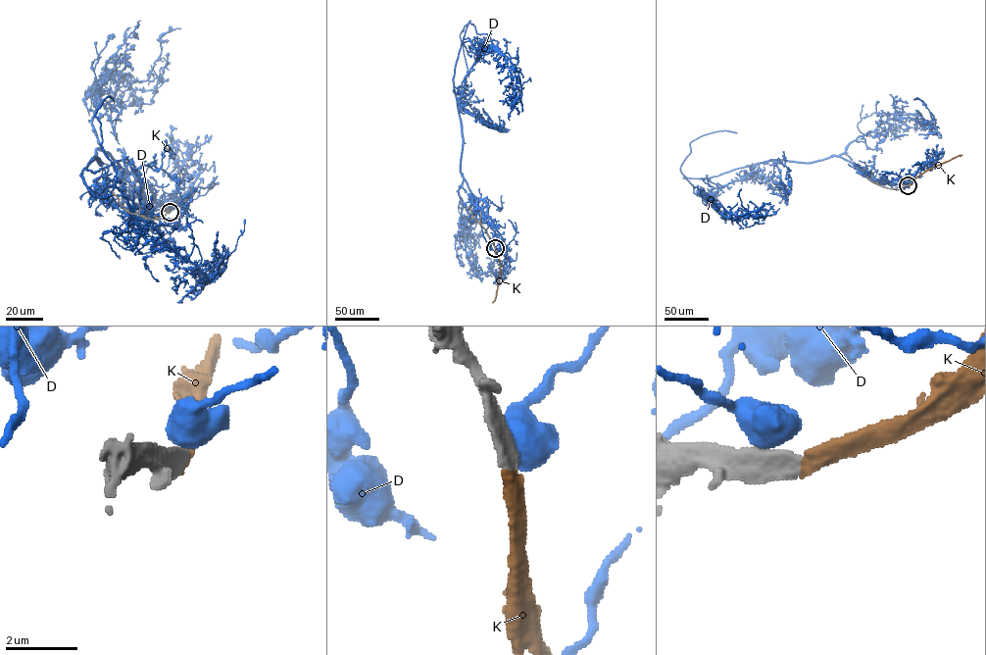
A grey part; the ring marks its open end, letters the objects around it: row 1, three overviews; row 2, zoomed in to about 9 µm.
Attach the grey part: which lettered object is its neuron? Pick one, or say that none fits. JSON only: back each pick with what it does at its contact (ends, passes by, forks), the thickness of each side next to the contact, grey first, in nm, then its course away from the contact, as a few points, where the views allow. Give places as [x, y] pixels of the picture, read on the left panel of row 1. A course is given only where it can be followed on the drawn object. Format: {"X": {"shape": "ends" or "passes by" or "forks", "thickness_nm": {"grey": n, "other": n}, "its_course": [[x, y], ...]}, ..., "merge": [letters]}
{"K": {"shape": "ends", "thickness_nm": {"grey": 400, "other": 380}, "its_course": [[170, 212], [178, 191], [180, 172], [171, 151], [164, 148]]}, "merge": ["K"]}

